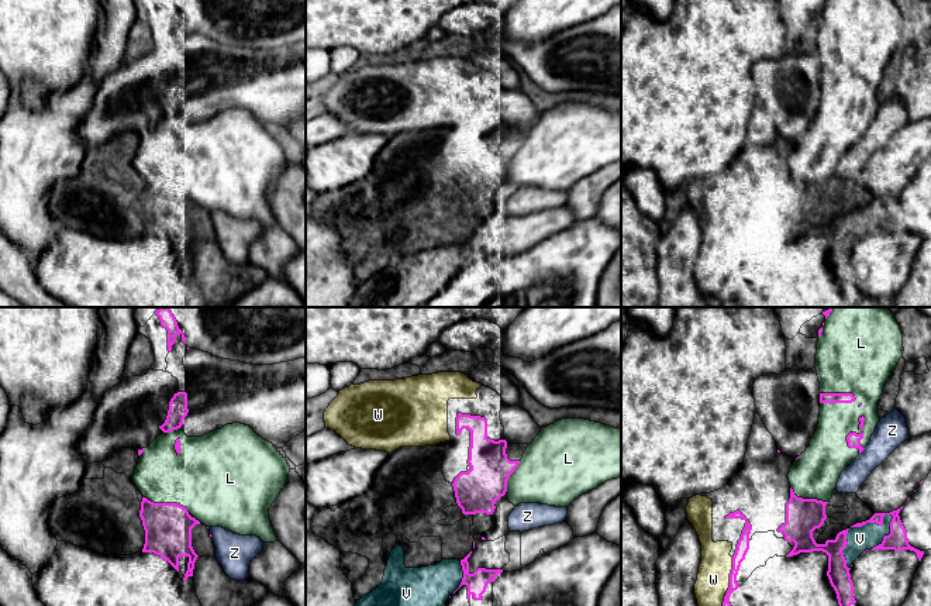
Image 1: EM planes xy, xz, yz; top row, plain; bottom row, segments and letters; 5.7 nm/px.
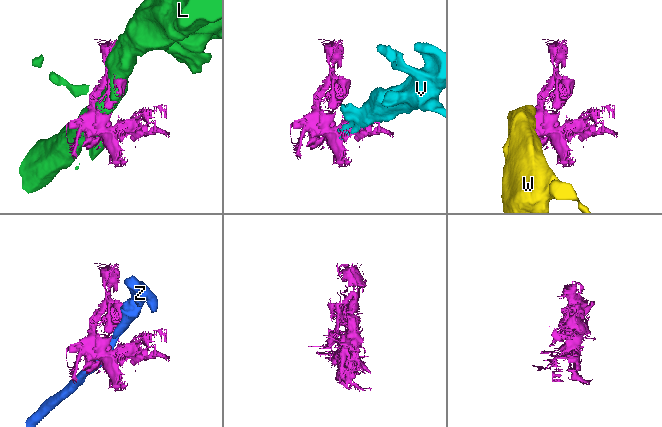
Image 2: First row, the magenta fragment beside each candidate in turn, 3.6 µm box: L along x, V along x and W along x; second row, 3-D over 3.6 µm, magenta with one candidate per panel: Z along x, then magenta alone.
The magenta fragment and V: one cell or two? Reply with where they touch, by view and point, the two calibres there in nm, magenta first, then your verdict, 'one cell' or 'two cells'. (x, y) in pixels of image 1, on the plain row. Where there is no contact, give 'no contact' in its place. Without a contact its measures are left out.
yz (852, 210) | 100/140 nm | two cells

